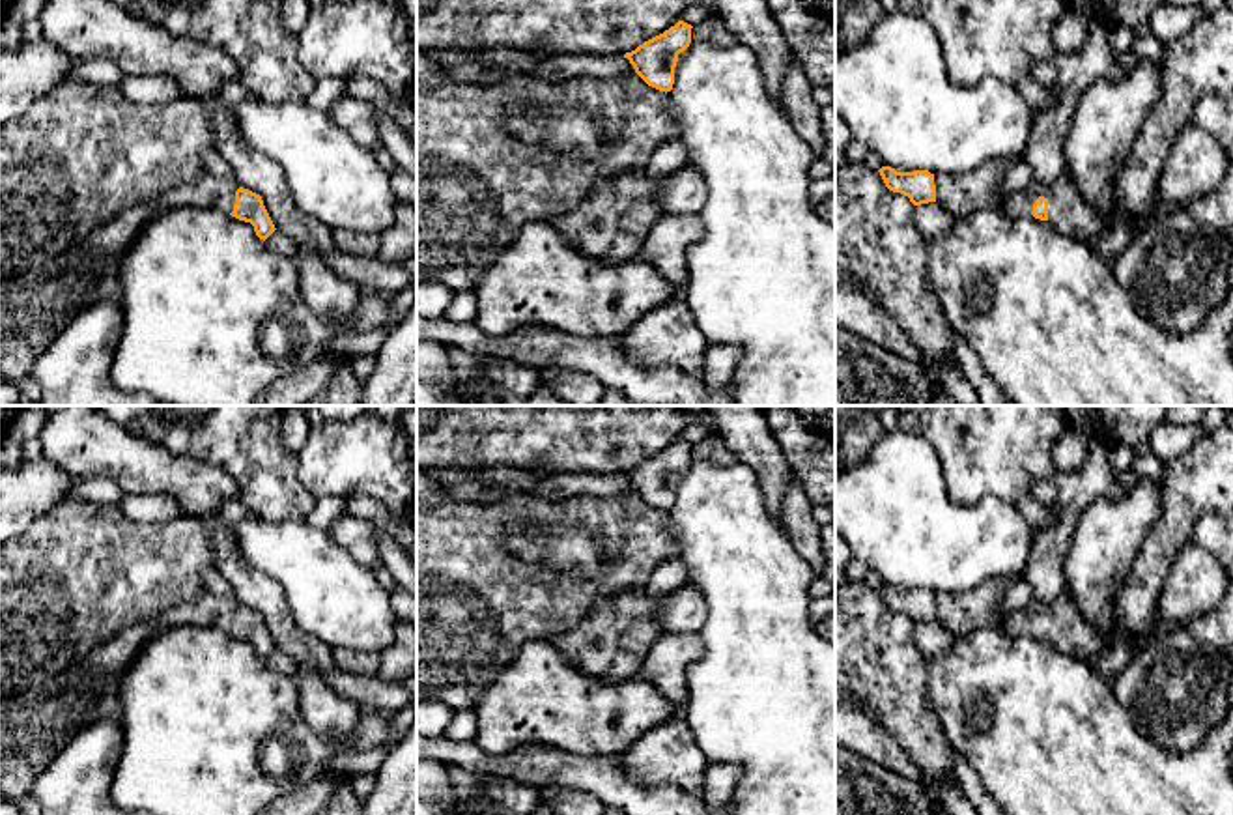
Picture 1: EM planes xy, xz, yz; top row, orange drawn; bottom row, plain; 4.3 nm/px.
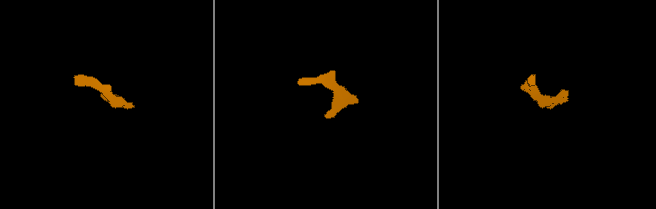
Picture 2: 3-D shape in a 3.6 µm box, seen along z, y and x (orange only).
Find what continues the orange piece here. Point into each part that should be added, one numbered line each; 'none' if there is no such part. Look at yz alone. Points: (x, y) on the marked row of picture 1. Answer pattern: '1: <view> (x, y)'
1: yz (1067, 212)

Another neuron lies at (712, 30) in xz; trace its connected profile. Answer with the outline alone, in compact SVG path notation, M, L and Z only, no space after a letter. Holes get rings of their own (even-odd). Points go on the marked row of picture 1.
M712 15L691 28L691 41L693 43L710 43L717 47L730 47L734 45L734 37L729 32L727 24L717 17Z

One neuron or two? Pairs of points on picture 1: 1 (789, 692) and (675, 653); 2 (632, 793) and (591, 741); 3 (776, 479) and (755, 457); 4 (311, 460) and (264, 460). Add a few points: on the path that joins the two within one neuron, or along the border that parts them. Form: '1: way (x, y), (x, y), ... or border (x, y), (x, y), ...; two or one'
1: border (697, 632), (703, 653), (688, 668), (684, 703); two
2: border (561, 748), (581, 756), (621, 754); two
3: way (772, 473), (761, 462); one
4: border (296, 455), (296, 475), (314, 500); two

